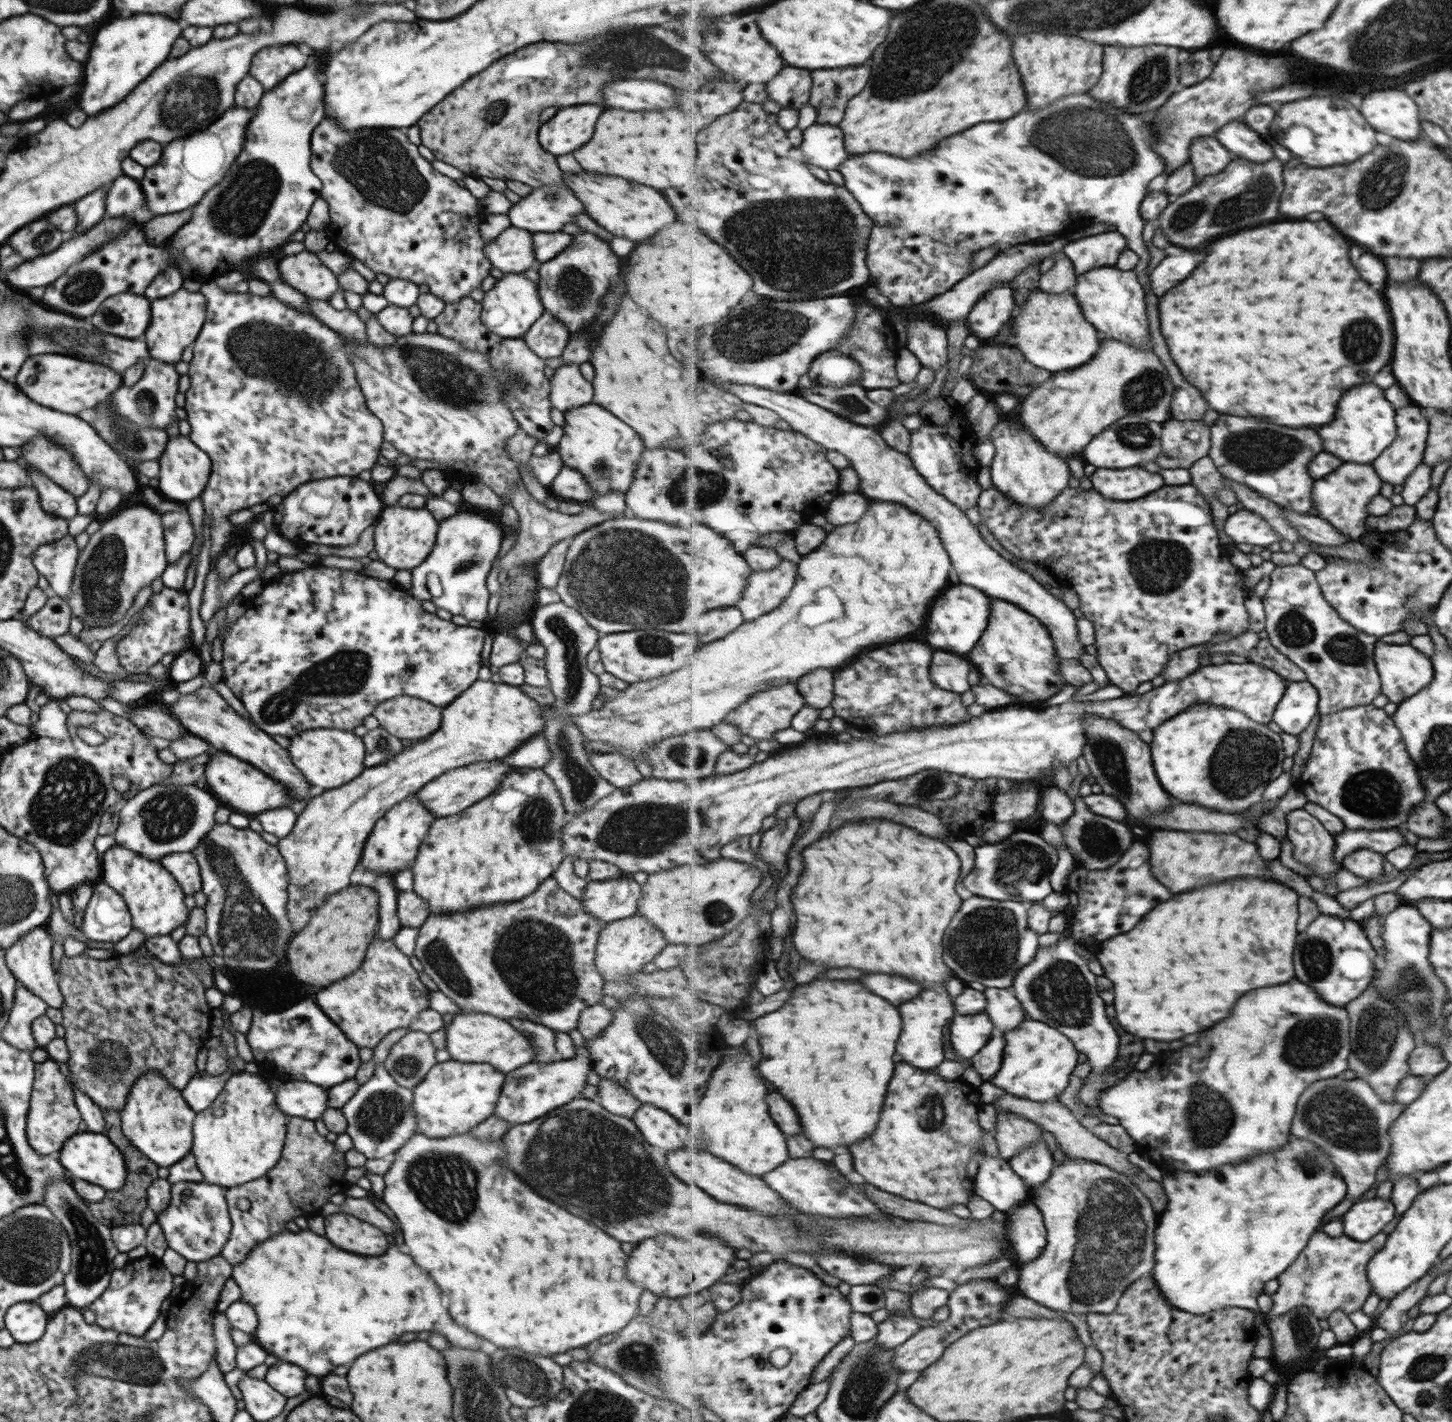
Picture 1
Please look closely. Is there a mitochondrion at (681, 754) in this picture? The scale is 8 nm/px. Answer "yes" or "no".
yes

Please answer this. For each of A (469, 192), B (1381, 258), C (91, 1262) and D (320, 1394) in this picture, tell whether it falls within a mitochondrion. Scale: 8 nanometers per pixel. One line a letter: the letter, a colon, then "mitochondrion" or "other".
A: other
B: other
C: mitochondrion
D: other

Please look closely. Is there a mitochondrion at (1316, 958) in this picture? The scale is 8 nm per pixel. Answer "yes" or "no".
yes

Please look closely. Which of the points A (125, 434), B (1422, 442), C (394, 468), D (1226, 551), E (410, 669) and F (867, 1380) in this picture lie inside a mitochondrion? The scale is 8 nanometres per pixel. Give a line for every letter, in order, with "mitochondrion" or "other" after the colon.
A: mitochondrion
B: other
C: other
D: other
E: other
F: mitochondrion

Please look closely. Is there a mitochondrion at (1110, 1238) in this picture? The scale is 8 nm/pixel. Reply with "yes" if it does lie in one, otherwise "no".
yes

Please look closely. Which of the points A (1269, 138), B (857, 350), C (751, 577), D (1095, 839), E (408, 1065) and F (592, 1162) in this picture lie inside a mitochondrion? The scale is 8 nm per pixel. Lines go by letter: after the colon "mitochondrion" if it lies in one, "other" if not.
A: other
B: other
C: other
D: mitochondrion
E: mitochondrion
F: mitochondrion

